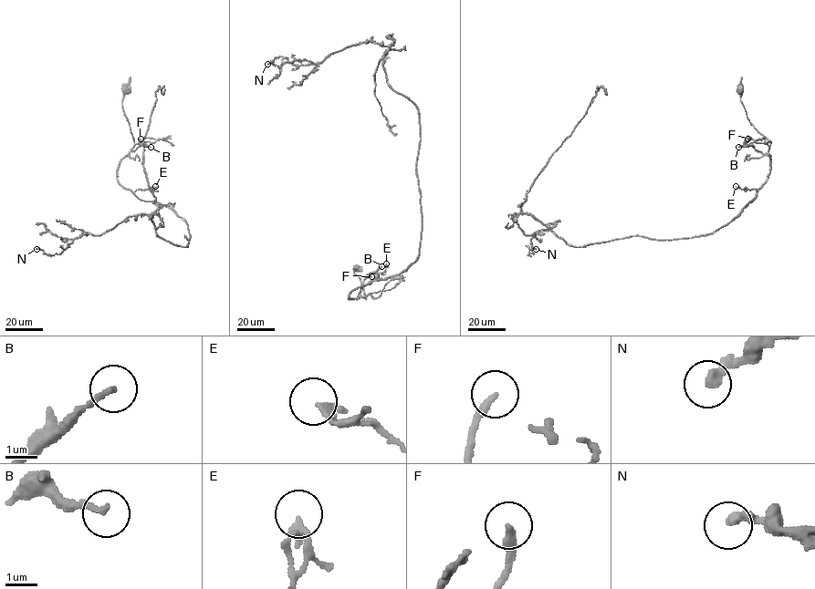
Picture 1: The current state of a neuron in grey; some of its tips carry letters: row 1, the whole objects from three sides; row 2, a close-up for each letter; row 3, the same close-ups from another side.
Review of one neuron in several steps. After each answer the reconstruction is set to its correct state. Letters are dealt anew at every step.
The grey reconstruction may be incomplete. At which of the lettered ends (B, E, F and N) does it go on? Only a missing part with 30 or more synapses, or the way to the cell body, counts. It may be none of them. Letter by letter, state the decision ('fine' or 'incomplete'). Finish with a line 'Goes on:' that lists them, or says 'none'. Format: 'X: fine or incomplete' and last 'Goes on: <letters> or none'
B: fine
E: fine
F: fine
N: fine
Goes on: none

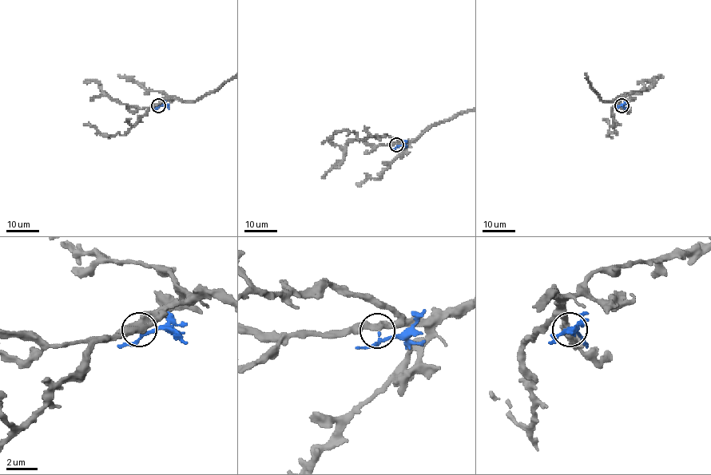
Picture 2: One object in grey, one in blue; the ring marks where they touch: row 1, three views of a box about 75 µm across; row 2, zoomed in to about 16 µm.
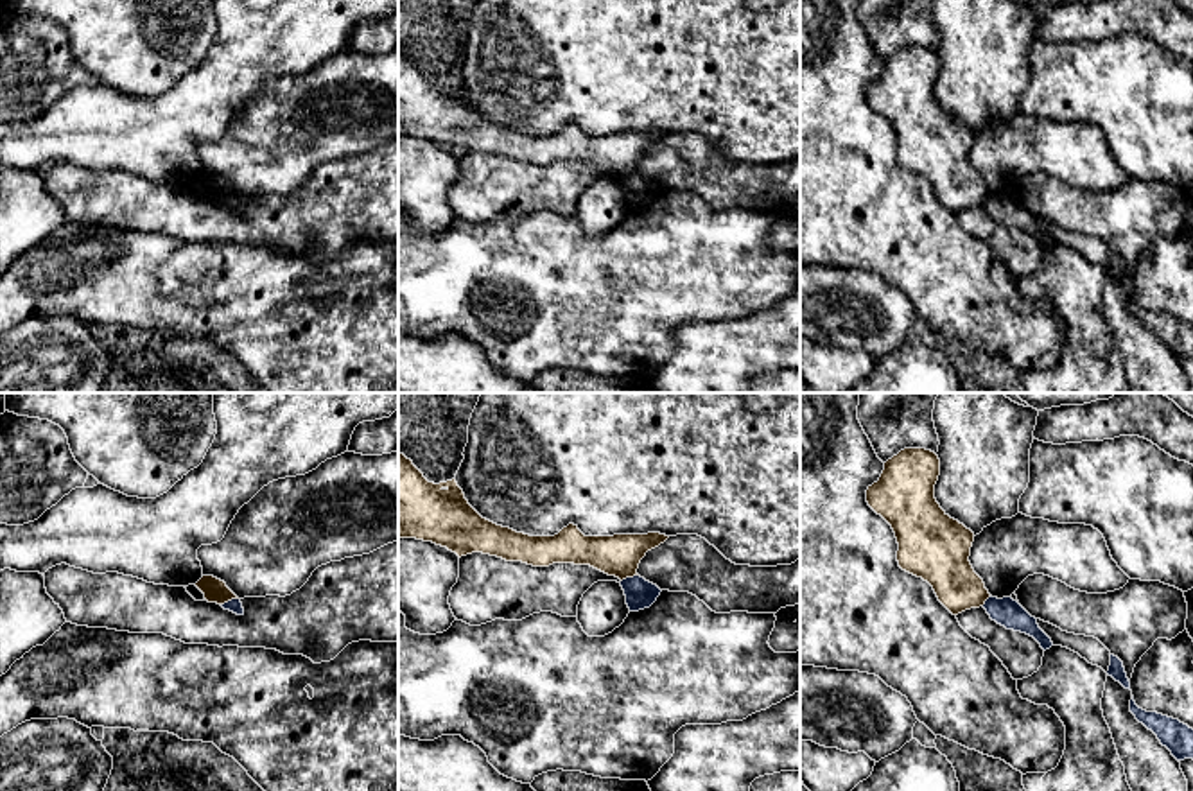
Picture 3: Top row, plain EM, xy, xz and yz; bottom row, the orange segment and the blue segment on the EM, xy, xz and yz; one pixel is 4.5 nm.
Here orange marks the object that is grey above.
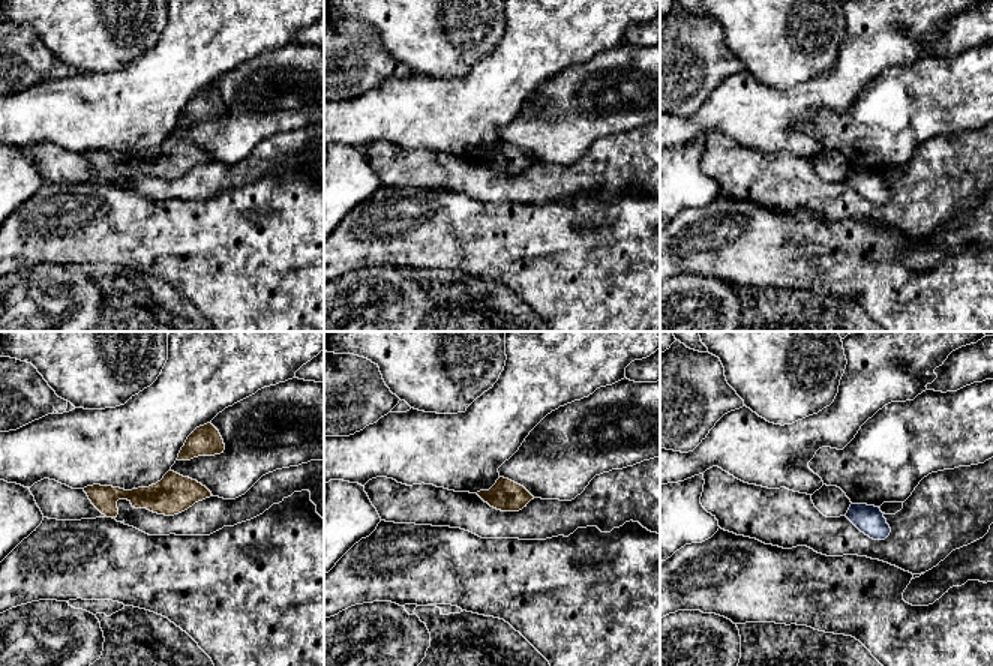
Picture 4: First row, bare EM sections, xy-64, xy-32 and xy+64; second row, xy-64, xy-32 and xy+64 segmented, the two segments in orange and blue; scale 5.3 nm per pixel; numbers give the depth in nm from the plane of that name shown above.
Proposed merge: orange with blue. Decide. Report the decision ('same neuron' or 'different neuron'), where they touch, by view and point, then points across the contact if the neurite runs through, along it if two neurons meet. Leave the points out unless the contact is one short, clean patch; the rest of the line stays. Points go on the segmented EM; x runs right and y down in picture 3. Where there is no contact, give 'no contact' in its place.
different neuron; meets orange in xy at (228, 599); border along xy (237, 598), (221, 605)

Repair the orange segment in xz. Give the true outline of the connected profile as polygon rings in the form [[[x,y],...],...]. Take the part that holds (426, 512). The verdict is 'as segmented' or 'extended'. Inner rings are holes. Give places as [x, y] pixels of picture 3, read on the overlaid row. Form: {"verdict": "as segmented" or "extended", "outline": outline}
{"verdict": "as segmented", "outline": [[[398,452],[400,538],[432,542],[459,558],[483,552],[533,567],[590,565],[623,581],[639,576],[637,569],[646,552],[669,536],[660,533],[585,536],[574,524],[554,536],[517,533],[483,518],[468,504],[456,479],[429,482],[413,461]]]}

